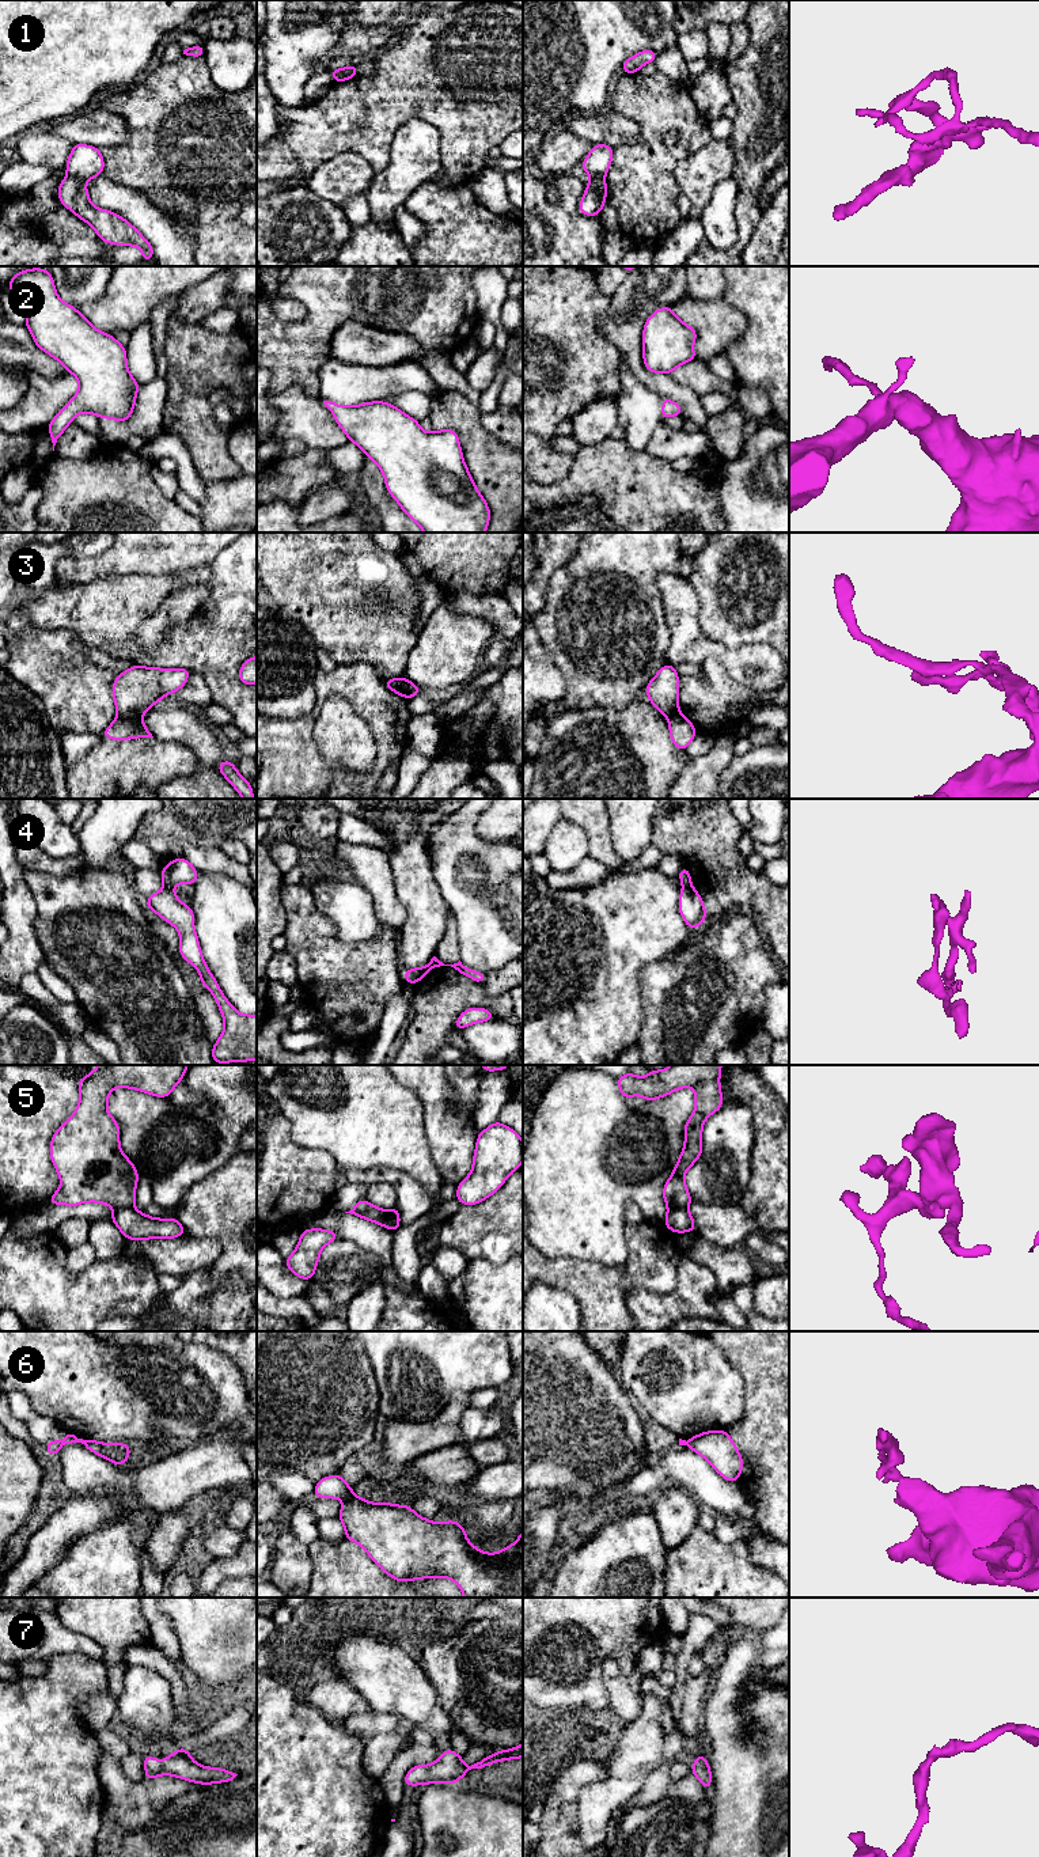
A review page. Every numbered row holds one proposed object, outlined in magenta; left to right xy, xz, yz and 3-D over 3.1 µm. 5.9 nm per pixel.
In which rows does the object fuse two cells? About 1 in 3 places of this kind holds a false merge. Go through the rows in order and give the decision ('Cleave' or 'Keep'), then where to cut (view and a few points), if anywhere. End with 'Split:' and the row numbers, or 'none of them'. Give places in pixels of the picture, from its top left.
1: Cleave. Split along xy (68, 174), (83, 184)
2: Keep. No split
3: Cleave. Split along xy (140, 715), (118, 717)
4: Cleave. Split along yz (691, 886), (683, 889)
5: Cleave. Split along yz (686, 1206), (672, 1206), (668, 1209)
6: Cleave. Split along xz (352, 1496), (345, 1499)
7: Keep. No split
Split: 1, 3, 4, 5, 6

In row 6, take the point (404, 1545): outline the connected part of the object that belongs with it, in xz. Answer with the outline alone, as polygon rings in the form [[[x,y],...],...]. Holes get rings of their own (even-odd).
[[[359,1496],[345,1498],[338,1519],[345,1527],[345,1539],[359,1543],[373,1562],[395,1581],[445,1577],[454,1580],[464,1598],[523,1598],[523,1530],[512,1546],[489,1554],[473,1546],[460,1523],[435,1523],[418,1516],[410,1505],[368,1502]]]

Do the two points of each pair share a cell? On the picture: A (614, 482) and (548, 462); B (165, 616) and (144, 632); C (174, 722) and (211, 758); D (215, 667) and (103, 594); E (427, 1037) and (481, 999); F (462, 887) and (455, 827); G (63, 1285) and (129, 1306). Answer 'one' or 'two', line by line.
A: two
B: one
C: one
D: one
E: one
F: one
G: one

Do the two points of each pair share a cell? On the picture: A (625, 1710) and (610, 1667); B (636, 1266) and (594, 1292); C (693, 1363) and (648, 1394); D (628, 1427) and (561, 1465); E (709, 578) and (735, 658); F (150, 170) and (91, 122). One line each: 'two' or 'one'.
A: one
B: one
C: one
D: one
E: two
F: two

